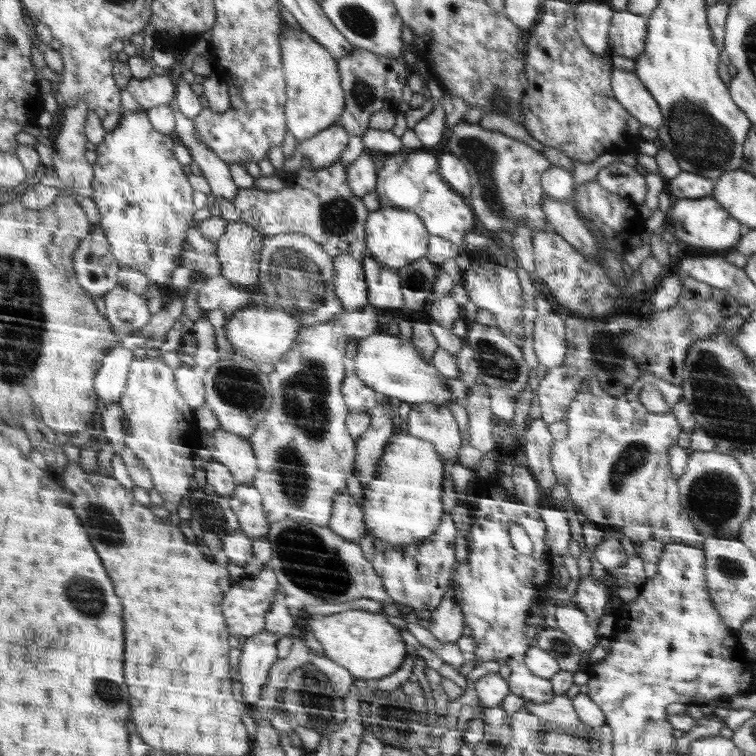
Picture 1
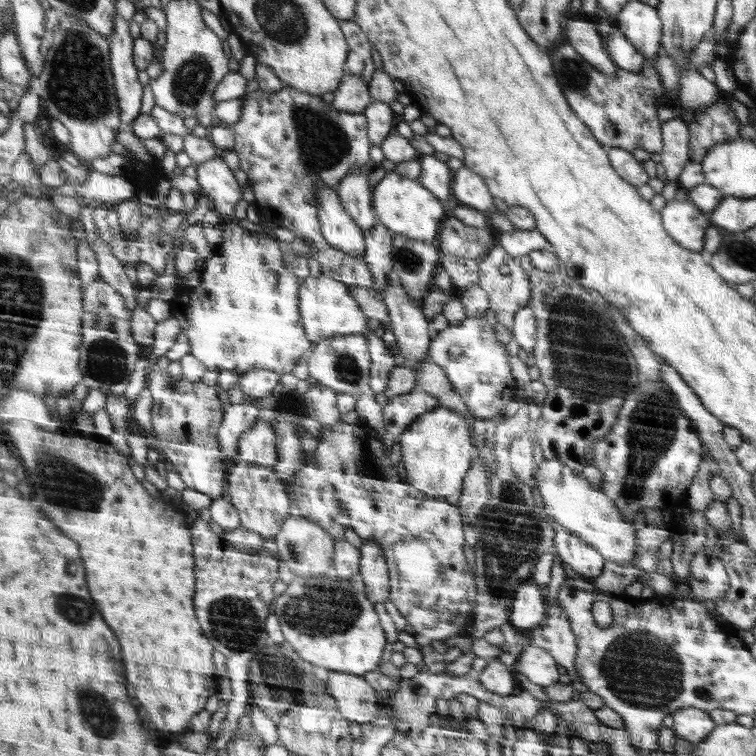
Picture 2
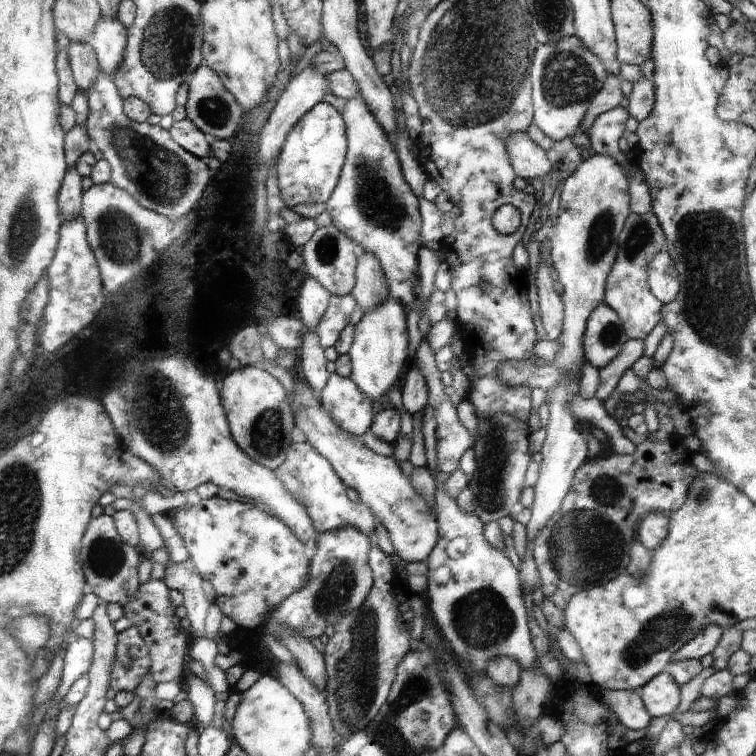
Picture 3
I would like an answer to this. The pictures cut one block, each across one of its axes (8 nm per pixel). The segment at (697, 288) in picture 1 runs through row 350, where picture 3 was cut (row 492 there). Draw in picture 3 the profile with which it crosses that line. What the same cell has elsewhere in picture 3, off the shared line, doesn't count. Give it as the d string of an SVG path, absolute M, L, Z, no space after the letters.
M676 432L664 441L647 438L636 446L634 454L616 453L607 458L588 458L576 469L560 510L549 518L531 542L530 549L539 572L538 581L542 584L540 590L544 599L564 611L577 591L605 585L618 575L628 572L631 544L638 540L639 524L642 524L643 518L650 513L678 510L684 504L692 481L700 475L687 458L691 451L684 445L684 439Z

